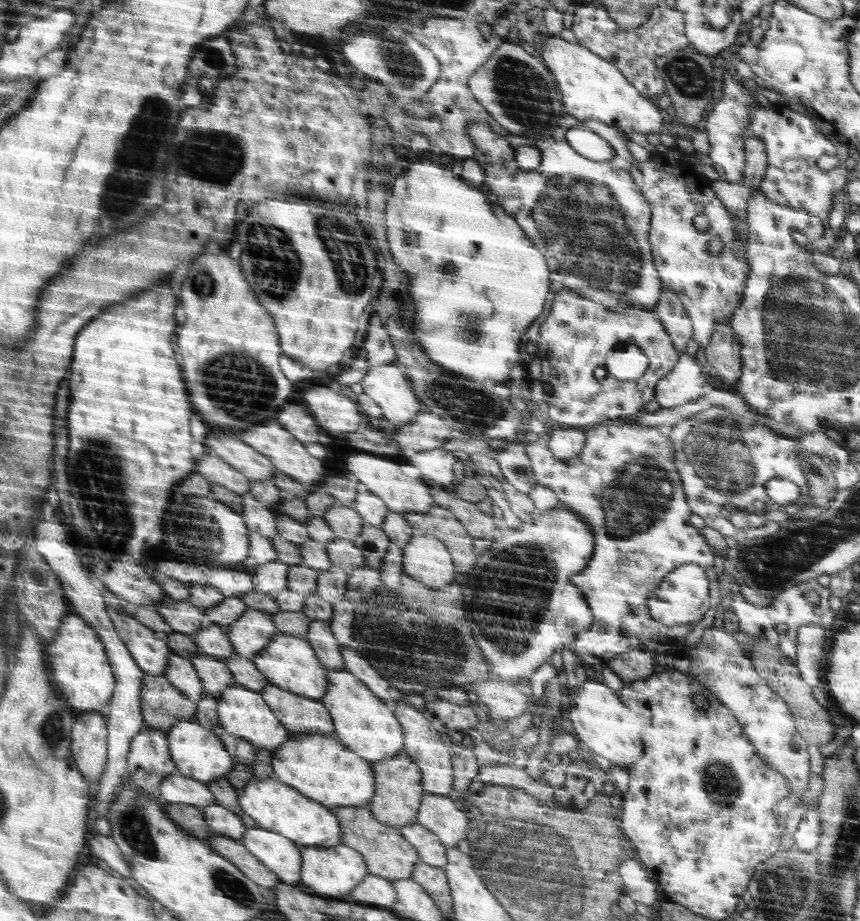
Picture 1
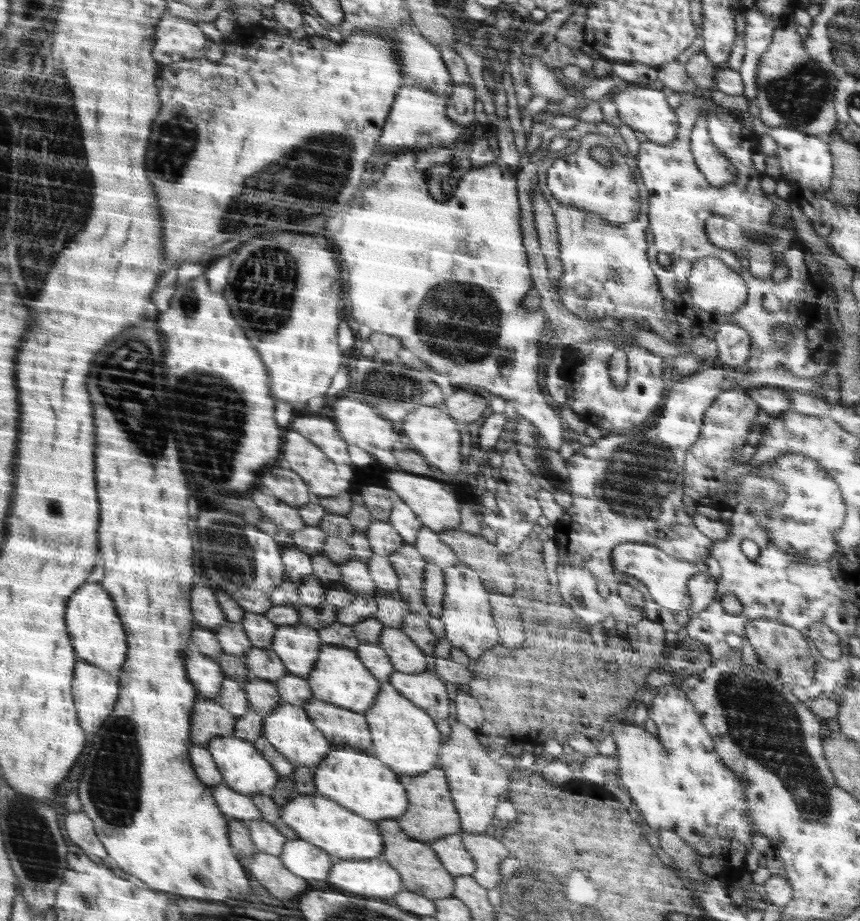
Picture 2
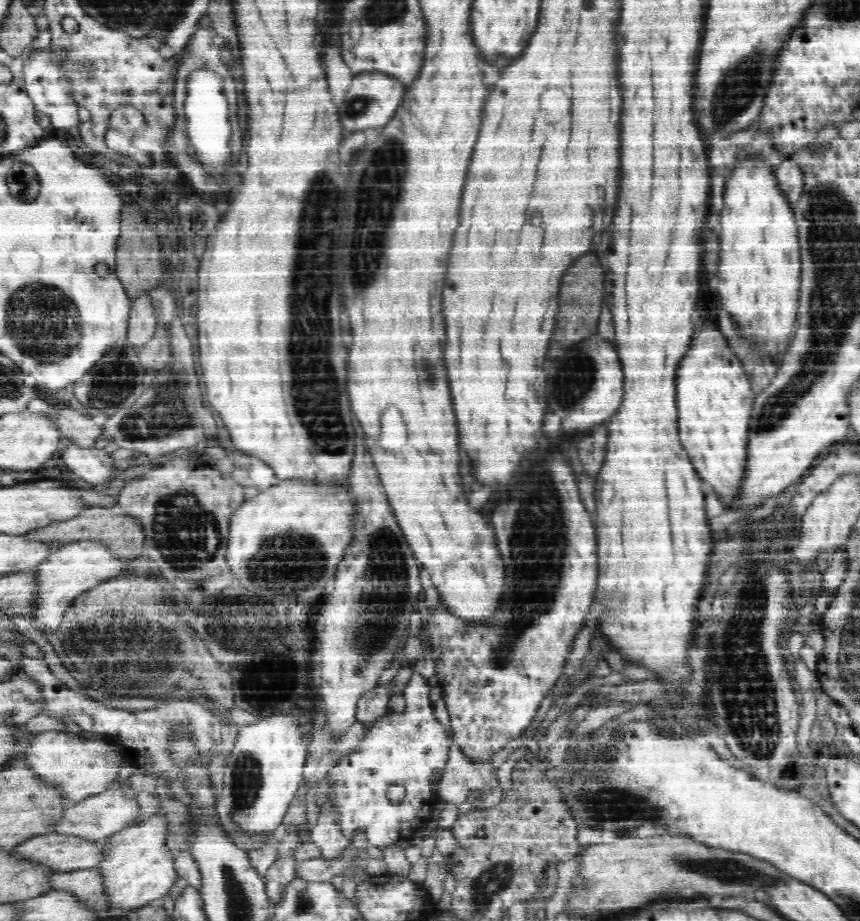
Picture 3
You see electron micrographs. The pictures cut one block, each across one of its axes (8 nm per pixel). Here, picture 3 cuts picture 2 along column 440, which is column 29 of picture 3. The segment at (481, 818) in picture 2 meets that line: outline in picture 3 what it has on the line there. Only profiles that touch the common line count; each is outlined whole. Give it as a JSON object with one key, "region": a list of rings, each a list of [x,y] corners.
{"region":[[[44,731],[34,736],[26,761],[32,770],[42,774],[42,778],[54,778],[54,782],[62,782],[62,786],[66,786],[66,794],[70,794],[70,802],[77,803],[90,794],[104,792],[106,786],[116,780],[120,752],[104,740],[84,740],[70,732]]]}

